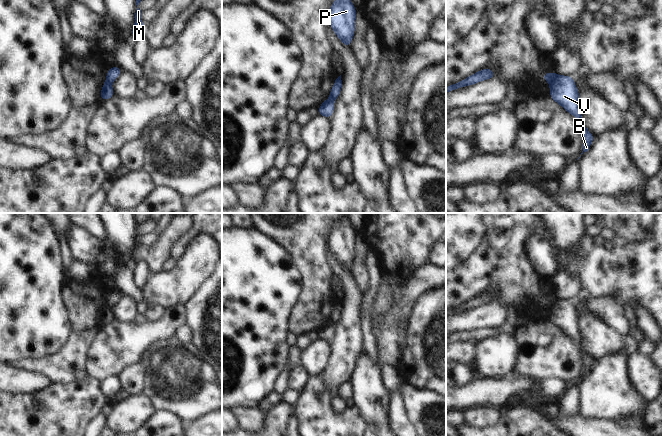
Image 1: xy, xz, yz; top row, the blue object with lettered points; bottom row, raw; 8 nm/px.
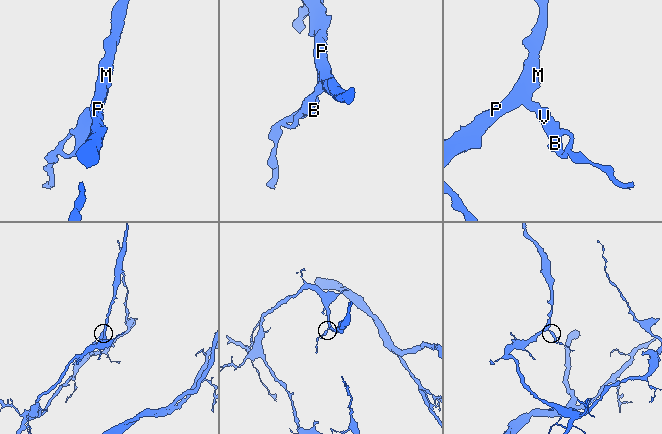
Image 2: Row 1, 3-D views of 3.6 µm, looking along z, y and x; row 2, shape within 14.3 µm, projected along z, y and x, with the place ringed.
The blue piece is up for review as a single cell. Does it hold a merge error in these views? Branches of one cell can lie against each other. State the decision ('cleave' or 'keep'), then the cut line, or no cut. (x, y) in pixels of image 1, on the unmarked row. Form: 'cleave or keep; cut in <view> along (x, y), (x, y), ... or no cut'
cleave; cut in yz along (557, 299), (550, 309)

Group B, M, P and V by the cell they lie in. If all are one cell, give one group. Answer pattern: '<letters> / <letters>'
B V / M P

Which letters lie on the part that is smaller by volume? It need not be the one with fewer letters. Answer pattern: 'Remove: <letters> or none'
Remove: B, V

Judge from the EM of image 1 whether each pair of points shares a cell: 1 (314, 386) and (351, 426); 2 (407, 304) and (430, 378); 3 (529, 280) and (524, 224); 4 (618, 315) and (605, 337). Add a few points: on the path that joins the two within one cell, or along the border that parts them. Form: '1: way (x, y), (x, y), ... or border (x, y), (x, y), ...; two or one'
1: way (314, 399), (338, 424); one
2: border (423, 292), (409, 314); two
3: way (517, 266), (517, 238); one
4: border (591, 314), (594, 314), (624, 337); two

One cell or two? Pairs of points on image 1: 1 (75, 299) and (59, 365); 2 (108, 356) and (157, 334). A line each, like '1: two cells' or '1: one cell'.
1: one cell
2: one cell

